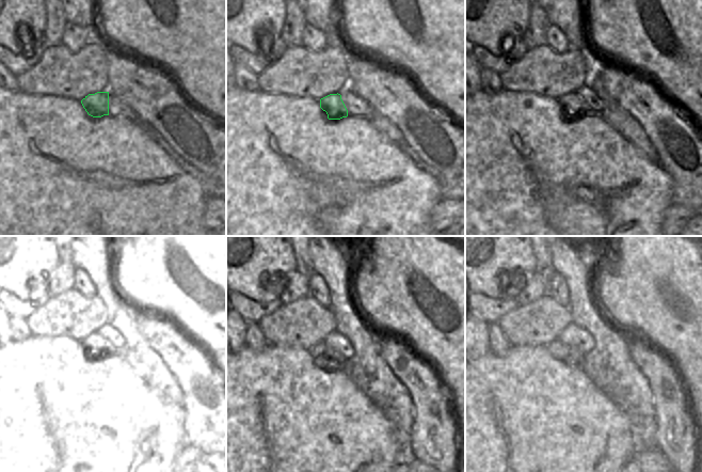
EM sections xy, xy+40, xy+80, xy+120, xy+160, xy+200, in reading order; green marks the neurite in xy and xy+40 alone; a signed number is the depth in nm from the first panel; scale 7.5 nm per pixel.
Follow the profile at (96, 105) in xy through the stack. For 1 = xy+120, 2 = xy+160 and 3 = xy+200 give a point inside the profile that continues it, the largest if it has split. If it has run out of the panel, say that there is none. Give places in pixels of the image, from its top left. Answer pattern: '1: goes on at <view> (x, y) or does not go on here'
1: goes on at xy+120 (95, 346)
2: goes on at xy+160 (321, 349)
3: goes on at xy+200 (569, 355)

